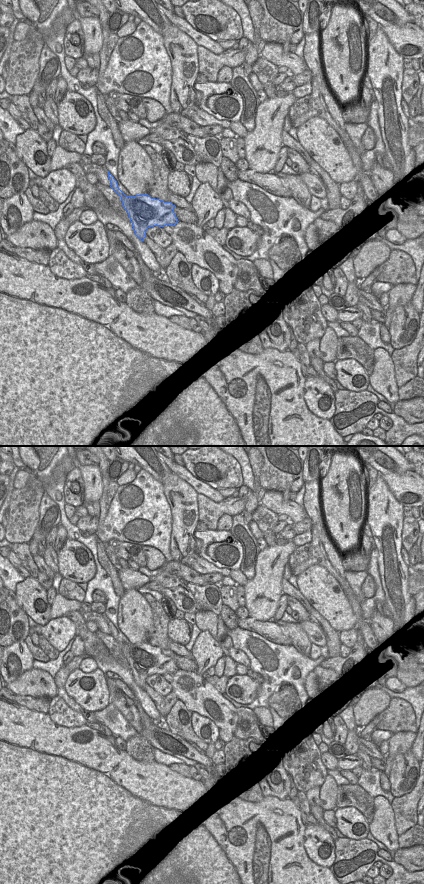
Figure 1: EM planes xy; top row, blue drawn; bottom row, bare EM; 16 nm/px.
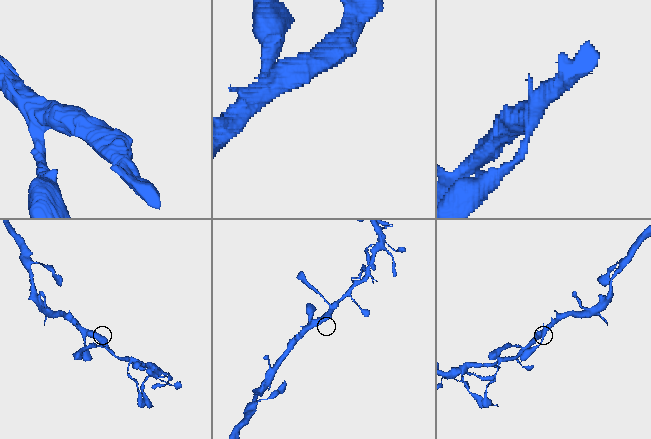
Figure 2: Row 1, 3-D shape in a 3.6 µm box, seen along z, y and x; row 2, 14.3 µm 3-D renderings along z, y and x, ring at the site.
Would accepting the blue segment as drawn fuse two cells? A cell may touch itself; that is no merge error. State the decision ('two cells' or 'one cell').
one cell

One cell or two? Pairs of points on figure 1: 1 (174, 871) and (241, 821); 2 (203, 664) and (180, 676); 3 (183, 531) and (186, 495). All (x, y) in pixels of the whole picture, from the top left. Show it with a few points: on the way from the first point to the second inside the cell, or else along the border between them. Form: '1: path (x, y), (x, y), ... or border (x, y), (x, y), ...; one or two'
1: path (191, 871), (224, 838); one
2: border (195, 672), (202, 675); two
3: path (183, 522), (182, 504); one

